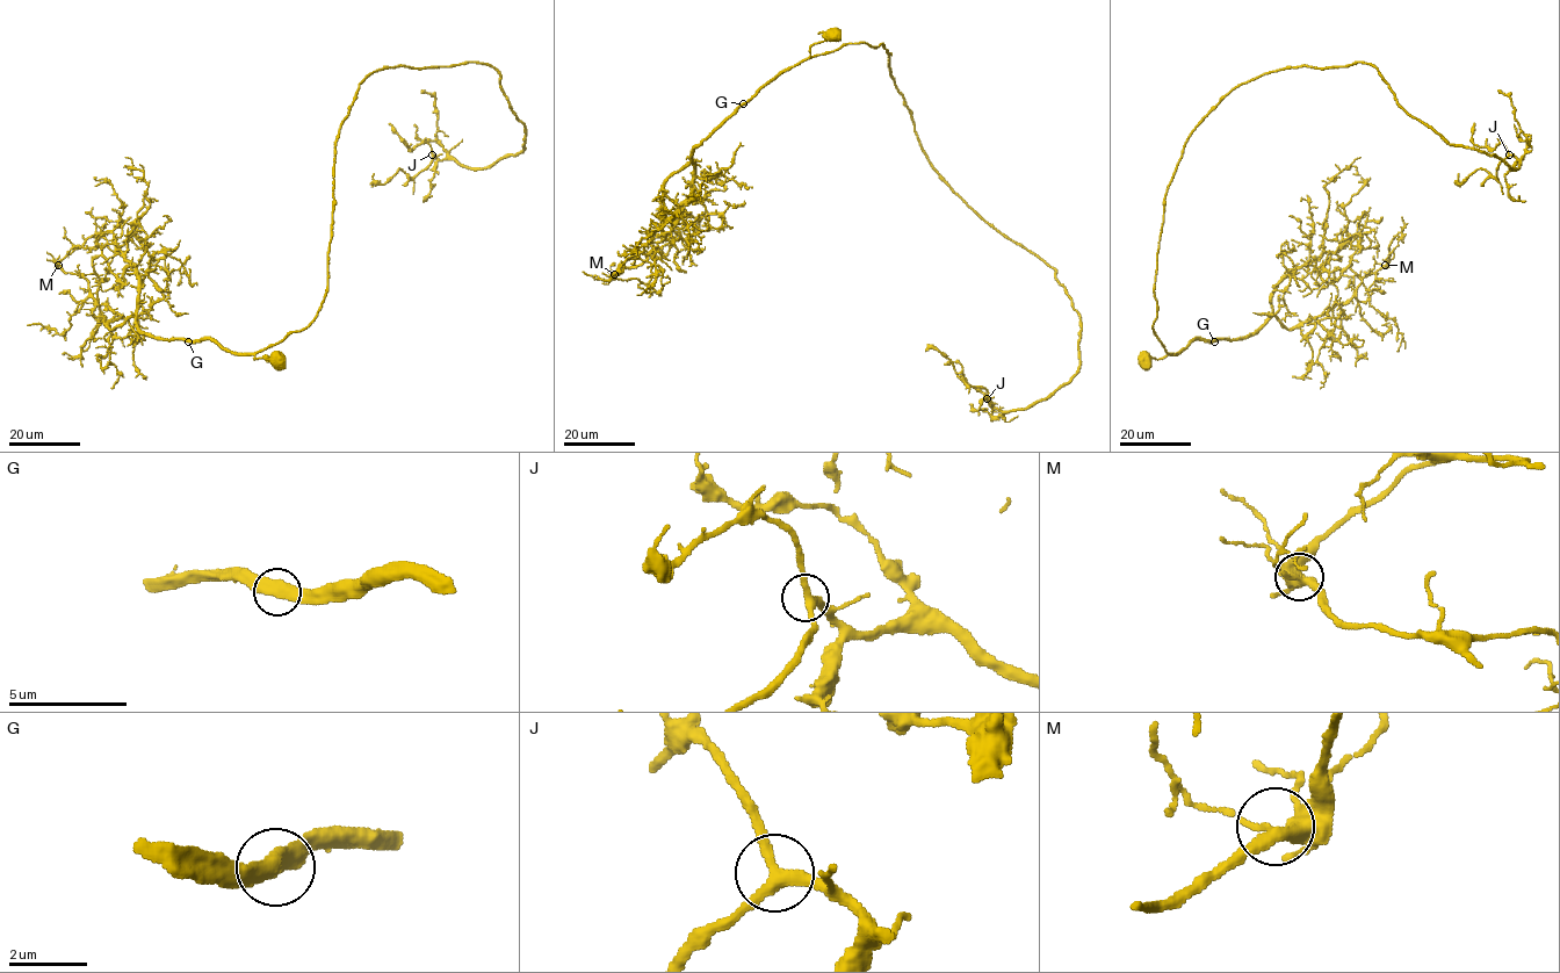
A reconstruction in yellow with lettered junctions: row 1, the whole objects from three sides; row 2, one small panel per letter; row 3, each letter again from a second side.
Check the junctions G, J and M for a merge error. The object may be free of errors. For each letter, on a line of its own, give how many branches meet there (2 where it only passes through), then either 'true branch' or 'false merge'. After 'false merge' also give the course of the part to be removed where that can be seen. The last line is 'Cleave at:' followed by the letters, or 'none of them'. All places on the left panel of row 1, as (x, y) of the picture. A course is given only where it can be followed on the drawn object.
G: 2 | true branch
J: 3 | true branch
M: 3 | true branch
Cleave at: none of them

